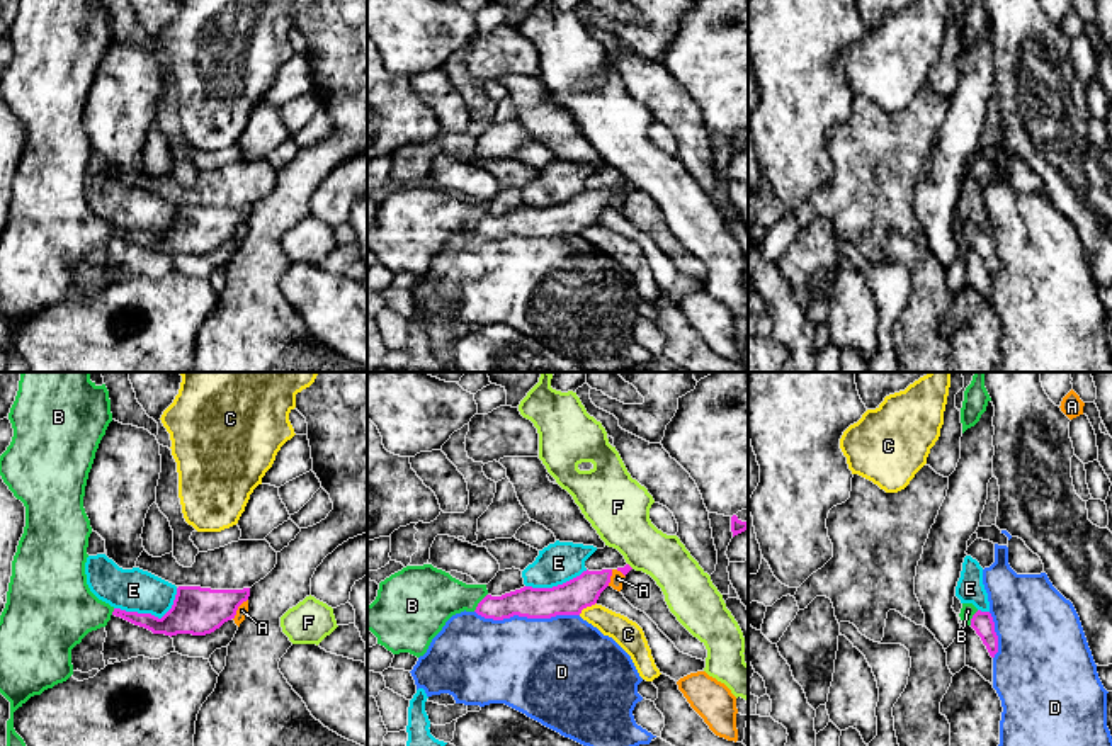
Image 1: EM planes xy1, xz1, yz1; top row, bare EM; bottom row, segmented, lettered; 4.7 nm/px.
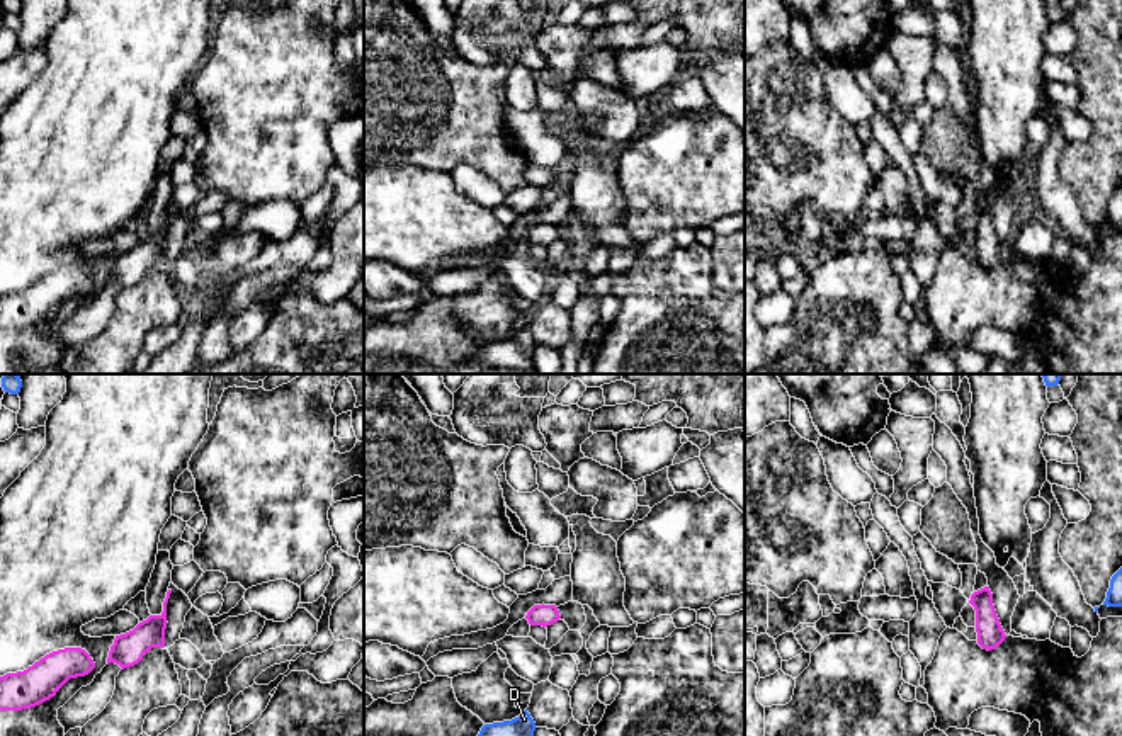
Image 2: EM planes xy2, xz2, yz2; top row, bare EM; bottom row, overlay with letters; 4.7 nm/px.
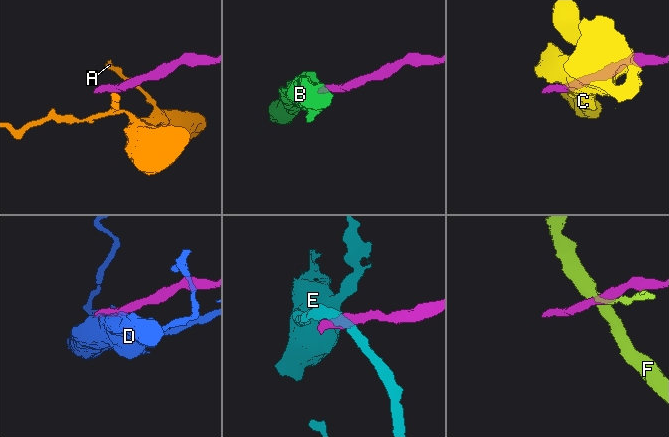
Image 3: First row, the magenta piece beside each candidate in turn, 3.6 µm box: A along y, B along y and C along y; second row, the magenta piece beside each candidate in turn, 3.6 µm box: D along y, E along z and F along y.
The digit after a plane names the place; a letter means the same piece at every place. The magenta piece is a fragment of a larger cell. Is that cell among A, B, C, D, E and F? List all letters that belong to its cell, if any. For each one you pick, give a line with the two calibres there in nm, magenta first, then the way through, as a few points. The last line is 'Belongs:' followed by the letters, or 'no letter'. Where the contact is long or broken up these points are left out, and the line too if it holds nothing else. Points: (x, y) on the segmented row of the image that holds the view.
B: calibres 150 and 280 nm; way xz1 (529, 602), (480, 602), (470, 597), (427, 597)
Belongs: B

